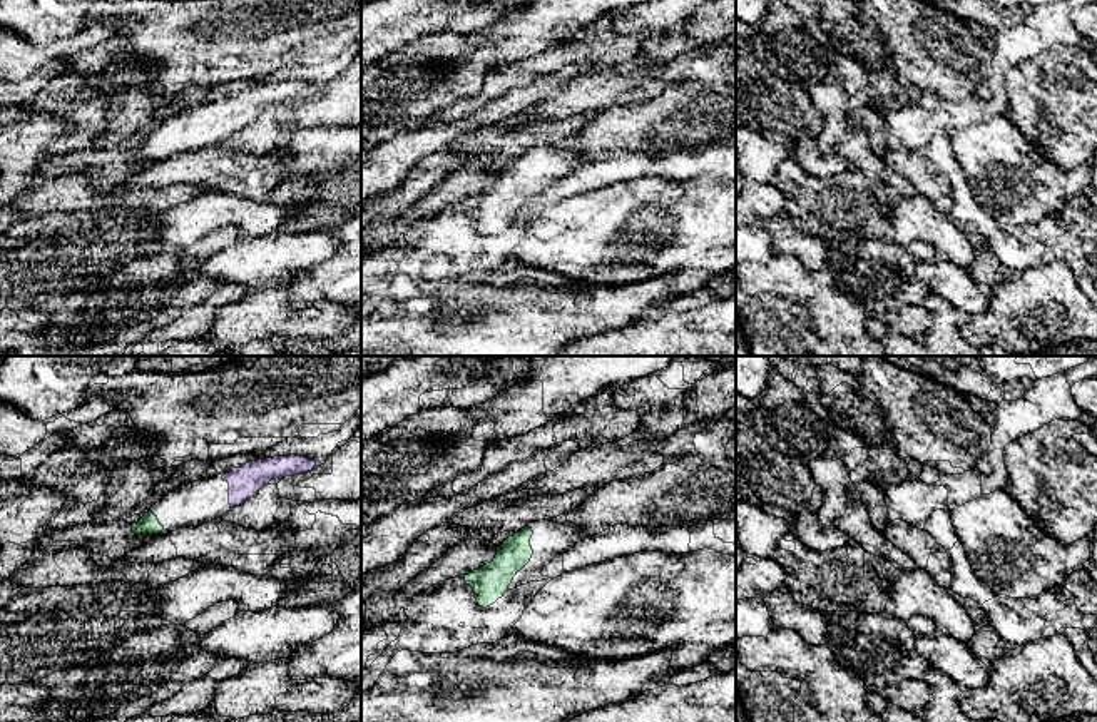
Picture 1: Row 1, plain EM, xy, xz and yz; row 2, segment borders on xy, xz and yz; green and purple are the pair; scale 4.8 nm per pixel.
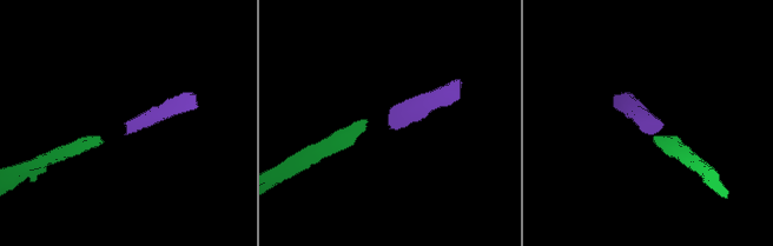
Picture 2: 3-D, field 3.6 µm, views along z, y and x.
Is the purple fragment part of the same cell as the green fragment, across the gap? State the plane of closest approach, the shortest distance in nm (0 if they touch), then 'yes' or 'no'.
xy | 340 nm | yes

